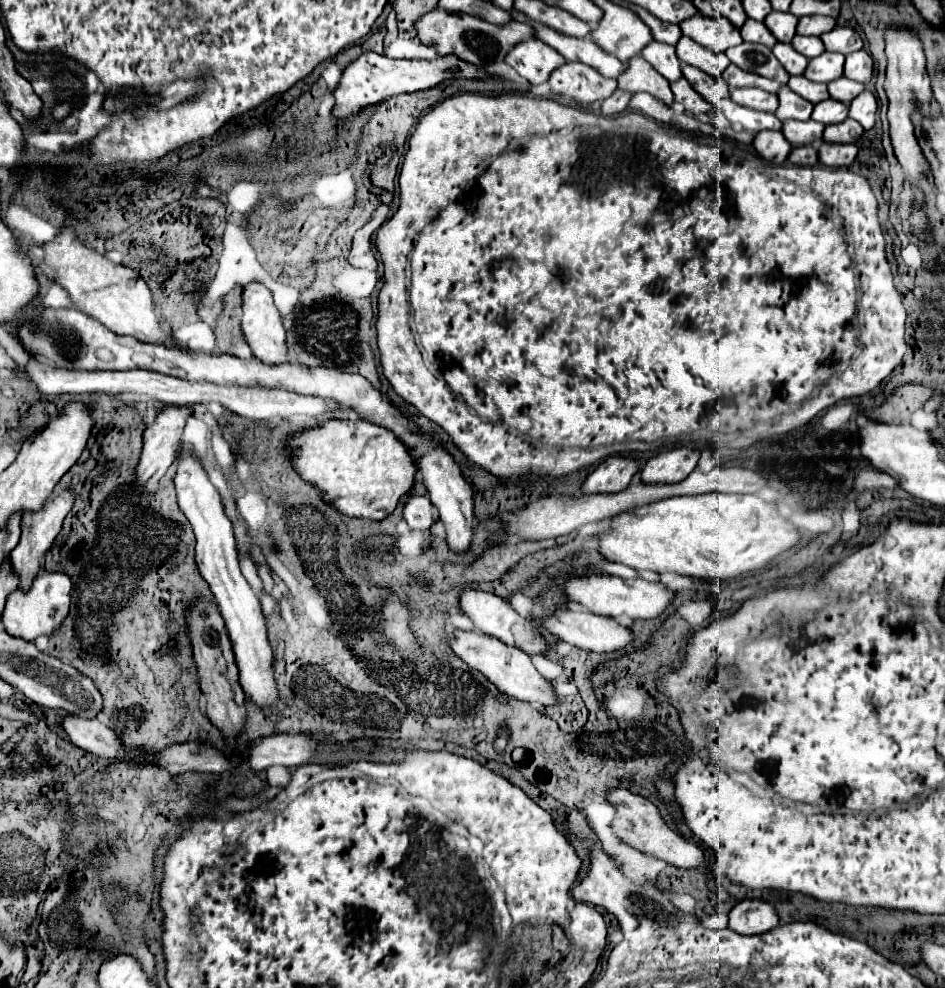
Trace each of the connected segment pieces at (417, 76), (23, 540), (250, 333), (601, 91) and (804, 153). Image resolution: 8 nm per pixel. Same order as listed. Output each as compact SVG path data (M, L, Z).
M376 52L362 54L356 62L352 62L334 90L336 106L332 114L336 118L348 118L352 114L358 114L362 106L378 104L390 96L416 92L416 90L428 90L438 86L444 80L450 78L470 78L470 80L488 80L492 74L488 74L482 66L474 66L470 62L460 60L458 56L442 56L436 60L390 60L386 56L380 56Z
M66 488L66 490L58 492L58 494L54 494L54 496L46 502L46 506L42 506L42 510L34 512L34 514L24 514L24 516L22 516L22 536L20 536L18 546L10 552L14 572L20 576L20 586L22 586L22 588L28 588L30 582L32 582L32 578L34 578L34 576L38 574L38 570L42 568L42 566L40 566L40 560L42 560L42 556L50 550L54 538L58 536L66 514L68 514L68 512L72 510L72 506L74 506L74 500L76 500L76 490Z
M250 282L244 286L242 290L242 332L248 340L248 346L252 348L252 354L256 358L260 358L266 364L280 364L280 362L288 362L286 356L286 330L282 326L280 314L274 306L272 300L272 292L262 284L262 282Z
M566 62L564 66L556 68L550 74L548 84L554 94L568 94L576 102L584 104L606 100L618 88L616 80L604 78L594 68L578 62Z
M814 146L792 148L788 162L794 166L814 166L814 164L818 164L818 150Z

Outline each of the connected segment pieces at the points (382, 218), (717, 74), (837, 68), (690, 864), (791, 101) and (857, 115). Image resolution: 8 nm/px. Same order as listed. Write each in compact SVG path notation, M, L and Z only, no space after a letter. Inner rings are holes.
M382 204L378 206L378 210L374 212L374 218L370 222L366 222L352 240L352 250L348 254L348 262L356 268L366 268L366 270L376 270L376 252L372 250L372 234L386 222L390 212L390 206Z
M682 36L682 40L676 44L676 54L682 64L694 66L714 78L722 78L724 70L730 66L730 60L726 58L726 54L714 54L704 46L698 46L698 42L686 36Z
M824 52L818 58L812 58L804 70L804 76L812 82L832 82L842 76L844 56L842 54L830 54Z
M612 788L612 790L606 792L604 798L616 810L616 818L610 824L610 828L622 842L626 842L628 846L632 846L636 850L652 854L660 860L666 860L668 864L678 866L678 868L698 868L698 866L702 866L702 862L704 862L702 850L696 844L686 842L678 832L670 830L666 826L666 822L660 818L658 808L650 800L646 800L642 796L636 796L626 788Z
M782 86L782 90L778 92L778 98L780 98L780 106L774 114L782 122L786 122L786 120L810 120L812 104L806 102L804 98L800 98L798 94L794 94L788 86Z
M864 90L858 98L854 98L850 102L848 116L854 118L856 122L860 122L864 130L870 130L874 126L874 122L876 122L876 112L878 112L876 96L870 90Z

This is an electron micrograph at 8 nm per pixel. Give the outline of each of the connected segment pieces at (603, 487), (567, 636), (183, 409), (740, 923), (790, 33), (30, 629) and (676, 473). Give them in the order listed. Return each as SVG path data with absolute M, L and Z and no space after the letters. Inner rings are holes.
M610 456L606 458L584 482L582 492L584 494L614 494L624 490L634 474L640 470L640 462L634 458L622 458L622 456Z
M565 597L565 610L556 610L552 616L544 618L544 628L554 634L558 640L562 642L568 642L572 646L578 646L578 648L584 648L584 650L590 650L590 652L614 652L618 648L624 648L626 644L630 644L632 640L632 632L630 628L618 624L618 622L634 622L632 618L628 616L600 616L590 612L588 608L572 602Z
M164 406L160 410L158 418L146 428L144 448L142 448L140 464L136 468L136 478L146 488L146 492L154 492L158 480L174 464L176 452L178 452L178 446L180 446L180 440L182 440L182 432L184 432L184 426L186 426L186 420L188 420L190 414L192 414L192 408L188 408L188 406Z
M742 900L728 914L728 928L744 936L768 932L776 924L778 914L774 906L764 900Z
M770 12L764 20L764 24L768 26L768 30L776 36L778 42L792 42L794 34L796 34L796 22L798 18L790 12Z
M42 572L34 578L28 590L16 588L6 600L6 608L2 614L8 634L18 636L28 642L32 642L40 634L52 634L52 630L60 628L60 624L68 616L70 592L72 592L72 580L64 572Z
M676 446L672 450L662 450L650 458L642 470L640 478L646 484L672 484L684 480L698 464L700 452L688 446Z

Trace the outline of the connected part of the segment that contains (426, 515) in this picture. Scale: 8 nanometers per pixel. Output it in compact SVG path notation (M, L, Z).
M408 496L404 502L404 520L408 522L408 526L412 530L430 530L430 526L434 524L434 516L432 516L432 504L426 496Z

